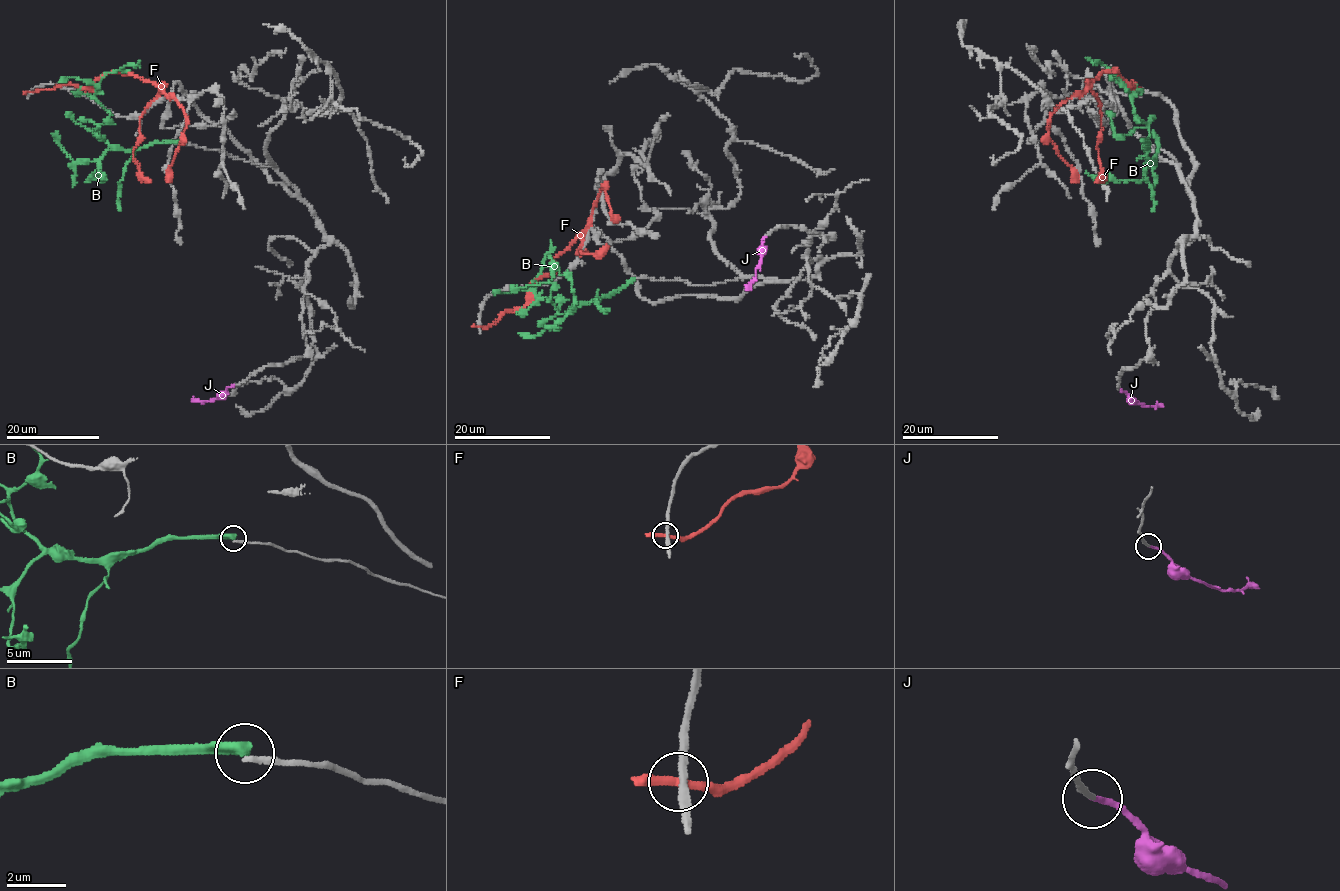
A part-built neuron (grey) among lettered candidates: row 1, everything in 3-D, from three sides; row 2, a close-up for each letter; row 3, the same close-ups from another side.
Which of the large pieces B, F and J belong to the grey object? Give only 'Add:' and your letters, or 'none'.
Add: J

